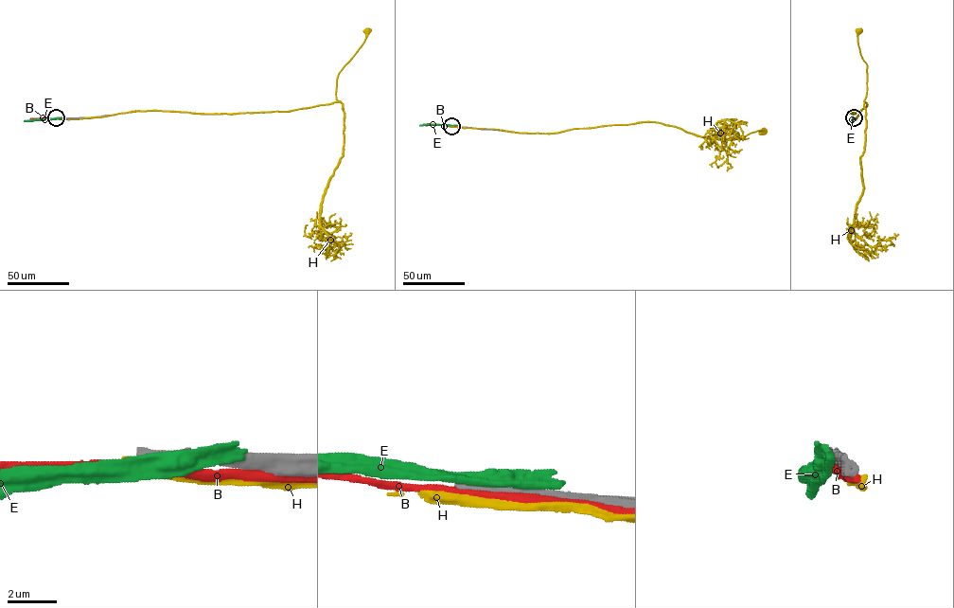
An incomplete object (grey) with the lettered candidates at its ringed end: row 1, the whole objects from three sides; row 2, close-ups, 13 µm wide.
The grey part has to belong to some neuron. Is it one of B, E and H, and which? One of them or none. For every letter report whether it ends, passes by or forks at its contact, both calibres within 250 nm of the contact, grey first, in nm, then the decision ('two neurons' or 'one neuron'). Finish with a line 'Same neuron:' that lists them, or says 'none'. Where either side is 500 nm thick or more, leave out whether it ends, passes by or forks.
B: 550 nm thick on the grey side, 280 nm on the other; two neurons
E: 420 nm thick on the grey side, 600 nm on the other; two neurons
H: 550 nm thick on the grey side, 440 nm on the other; two neurons
Same neuron: none

